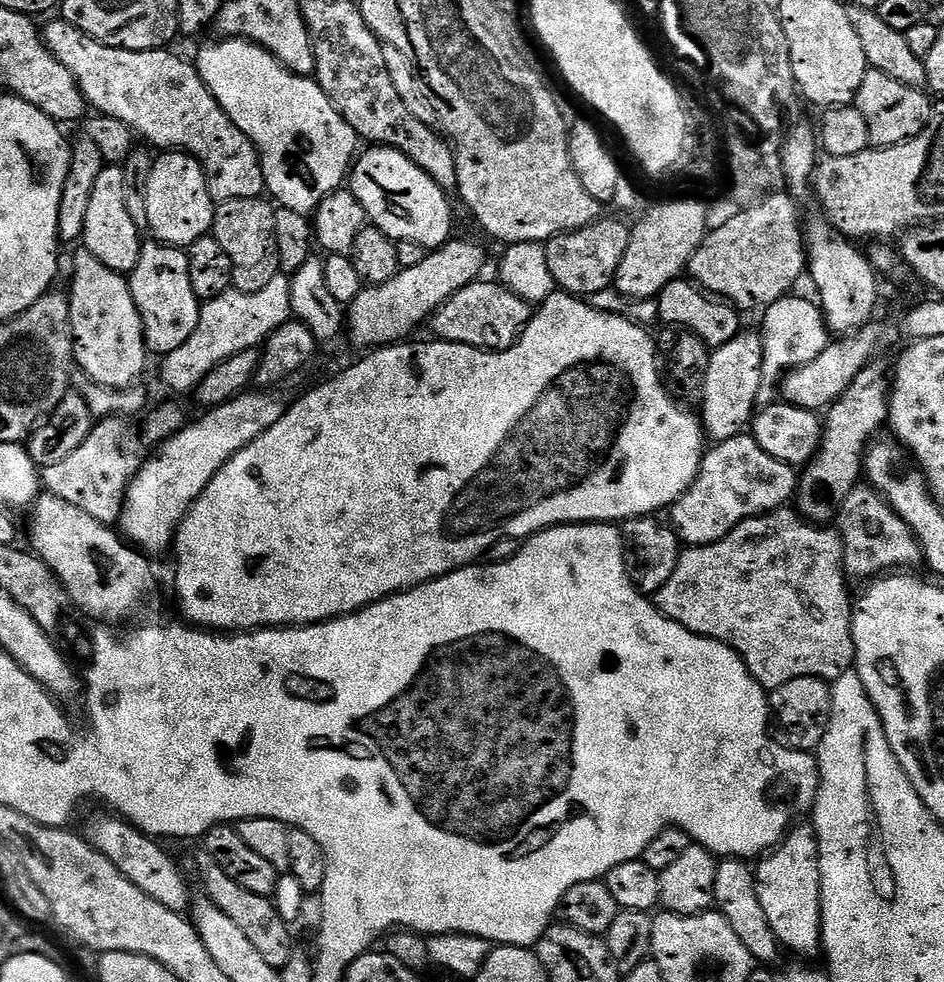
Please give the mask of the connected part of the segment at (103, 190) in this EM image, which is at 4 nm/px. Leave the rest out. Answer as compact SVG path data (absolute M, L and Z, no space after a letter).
M106 166L98 174L98 182L94 182L94 194L90 194L83 247L94 254L94 258L98 258L102 266L121 274L130 274L134 266L138 266L142 247L140 236L141 229L134 226L134 218L130 218L130 210L126 210L123 167Z

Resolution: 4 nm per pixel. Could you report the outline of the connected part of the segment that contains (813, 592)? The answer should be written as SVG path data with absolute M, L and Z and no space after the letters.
M785 506L774 512L765 512L763 516L752 516L749 520L743 520L733 532L726 534L726 538L722 538L718 542L697 548L685 547L678 558L678 566L674 566L674 574L670 574L670 582L666 582L666 586L662 586L662 590L658 590L654 594L654 603L661 614L678 622L686 630L723 644L729 644L744 659L744 664L750 670L752 677L764 689L771 690L778 686L786 686L786 682L794 682L794 678L813 676L819 680L831 682L855 665L856 651L854 650L852 632L854 604L846 582L848 582L848 576L844 571L844 543L839 531L828 526L810 524L800 515L799 511Z

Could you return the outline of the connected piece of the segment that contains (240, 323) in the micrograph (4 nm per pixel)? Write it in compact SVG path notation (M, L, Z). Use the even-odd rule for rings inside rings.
M281 274L266 286L266 290L258 290L254 294L246 294L229 290L223 292L218 298L207 301L200 309L200 321L190 334L190 338L178 350L174 350L170 355L163 357L160 368L160 376L164 379L164 384L168 388L173 388L176 392L191 393L201 382L213 372L219 364L230 359L230 357L245 352L251 348L259 349L264 341L271 336L274 330L278 330L292 316L292 285L287 275Z

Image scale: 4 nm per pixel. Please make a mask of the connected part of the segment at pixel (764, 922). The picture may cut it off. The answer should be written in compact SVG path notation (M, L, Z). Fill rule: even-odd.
M724 858L716 865L716 877L714 878L714 905L715 911L730 922L734 934L742 938L742 946L750 950L753 961L764 966L772 966L782 953L780 939L770 930L770 921L766 919L766 913L762 910L762 902L758 902L758 890L756 889L756 874L751 867L747 868L745 861L740 858Z

